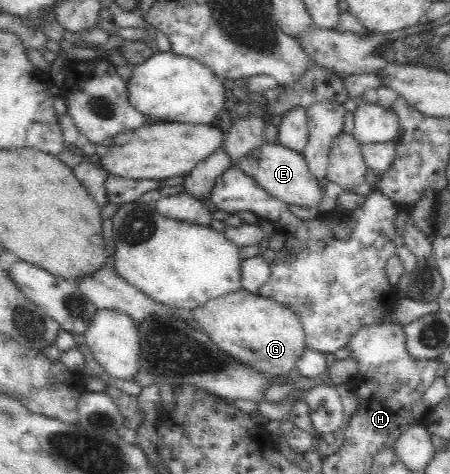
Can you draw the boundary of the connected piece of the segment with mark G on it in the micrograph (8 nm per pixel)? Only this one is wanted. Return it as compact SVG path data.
M246 289L209 300L205 305L189 310L188 313L198 323L199 328L220 347L220 350L244 364L250 364L252 368L268 376L276 377L295 368L296 361L307 347L301 320L288 307L274 303L272 299L266 299L257 293L248 292Z

